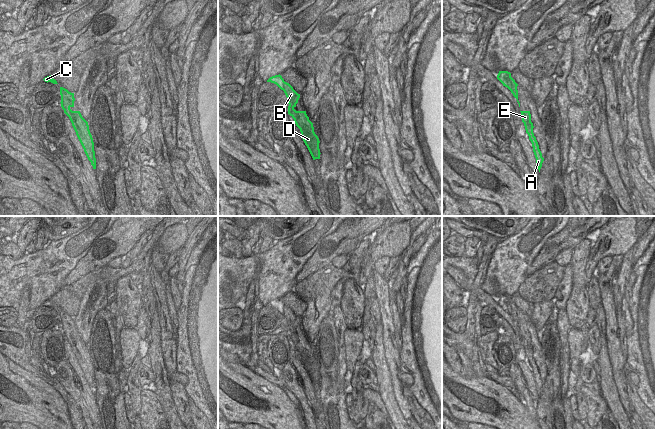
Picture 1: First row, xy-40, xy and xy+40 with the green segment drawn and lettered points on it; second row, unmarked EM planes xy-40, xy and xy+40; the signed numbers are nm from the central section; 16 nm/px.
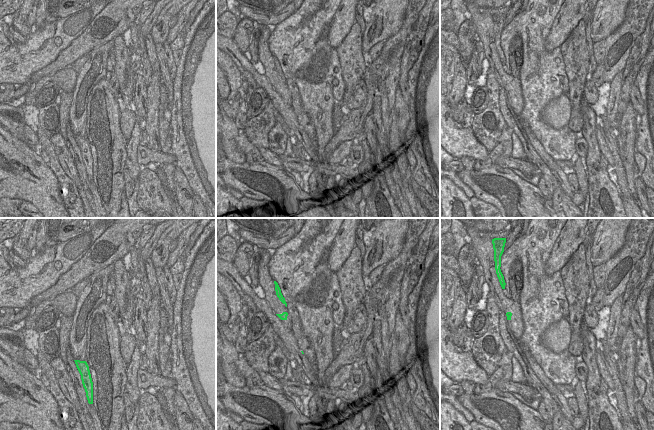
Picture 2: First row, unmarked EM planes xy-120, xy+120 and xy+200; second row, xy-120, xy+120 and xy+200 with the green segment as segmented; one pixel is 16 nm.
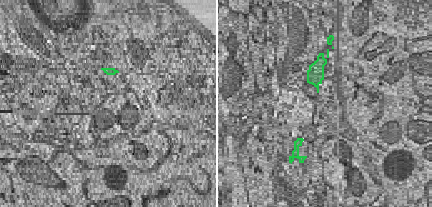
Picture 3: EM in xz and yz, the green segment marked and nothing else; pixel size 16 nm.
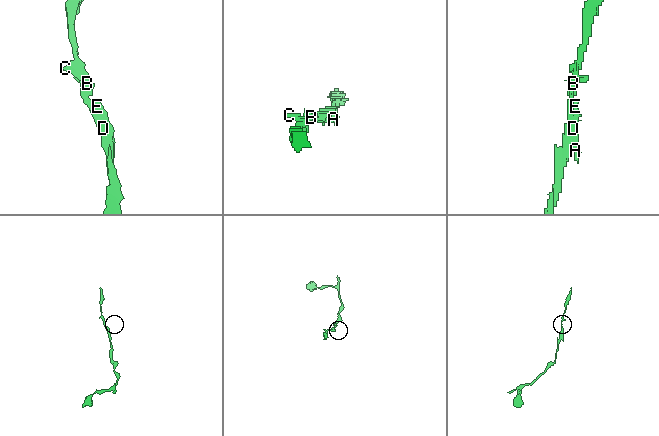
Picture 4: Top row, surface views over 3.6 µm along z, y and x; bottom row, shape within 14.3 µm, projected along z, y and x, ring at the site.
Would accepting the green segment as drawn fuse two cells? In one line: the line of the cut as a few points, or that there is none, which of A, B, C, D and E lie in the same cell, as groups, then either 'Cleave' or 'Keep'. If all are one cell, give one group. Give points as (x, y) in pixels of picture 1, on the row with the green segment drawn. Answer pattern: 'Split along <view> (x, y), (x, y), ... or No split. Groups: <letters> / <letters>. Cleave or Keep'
No split. Groups: A B C D E. Keep

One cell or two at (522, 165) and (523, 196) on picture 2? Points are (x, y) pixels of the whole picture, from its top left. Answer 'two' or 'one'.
two

